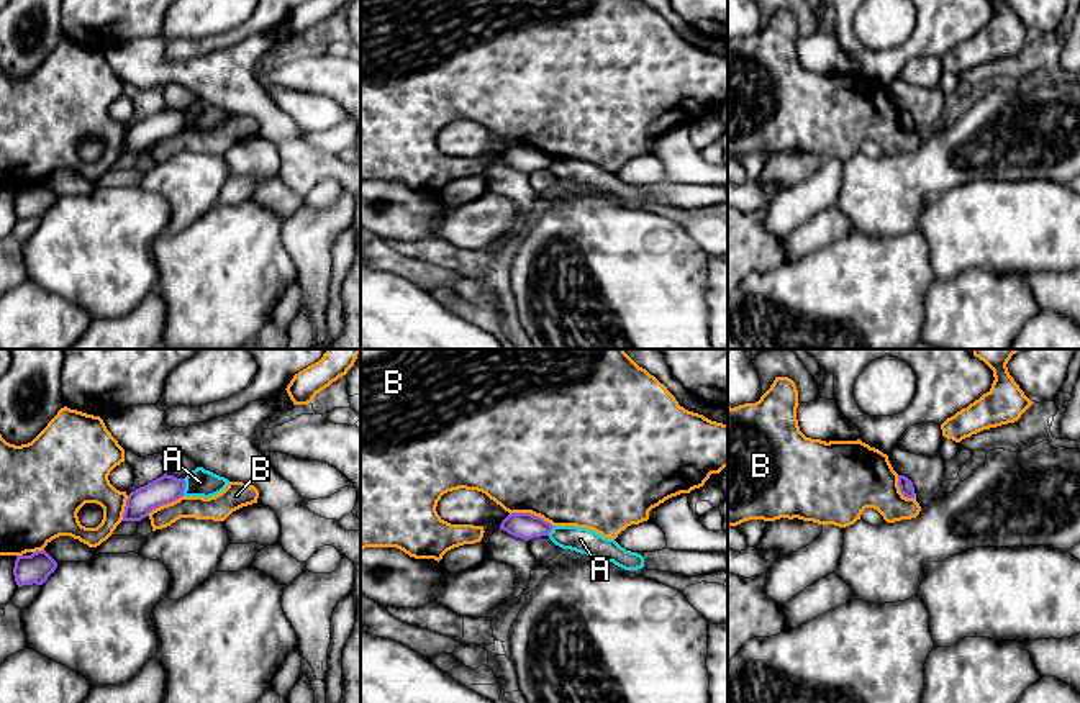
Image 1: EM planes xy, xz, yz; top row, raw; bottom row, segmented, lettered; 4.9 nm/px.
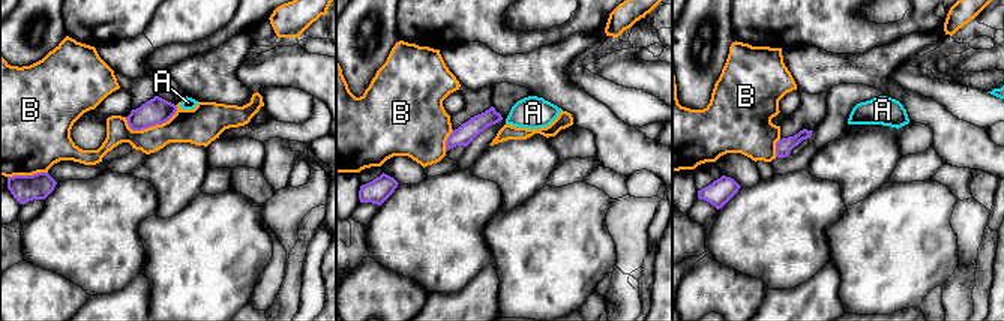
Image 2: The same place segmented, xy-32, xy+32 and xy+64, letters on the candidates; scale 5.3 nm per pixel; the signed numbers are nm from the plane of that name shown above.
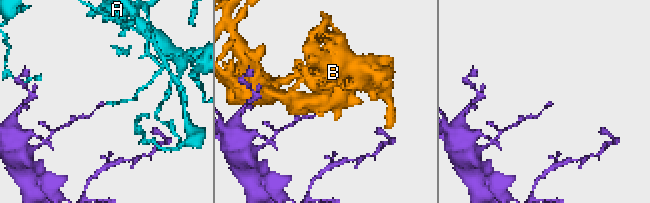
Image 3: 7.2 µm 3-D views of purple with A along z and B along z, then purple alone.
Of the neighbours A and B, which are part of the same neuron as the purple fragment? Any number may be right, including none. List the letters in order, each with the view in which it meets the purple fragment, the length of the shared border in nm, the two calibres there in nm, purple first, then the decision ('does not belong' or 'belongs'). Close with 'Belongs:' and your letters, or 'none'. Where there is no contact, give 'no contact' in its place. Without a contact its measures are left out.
A: contact in xy; length 90 nm; calibres 140 and 140 nm; does not belong
B: contact in xz; length 220 nm; calibres 130 and 500 nm; does not belong
Belongs: none

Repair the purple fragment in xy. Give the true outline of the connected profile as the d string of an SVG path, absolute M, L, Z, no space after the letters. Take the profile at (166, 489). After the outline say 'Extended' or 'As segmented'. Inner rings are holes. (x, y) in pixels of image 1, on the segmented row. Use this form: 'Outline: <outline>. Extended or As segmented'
Outline: M164 474L128 495L121 521L141 521L152 510L184 497L185 480Z. As segmented

